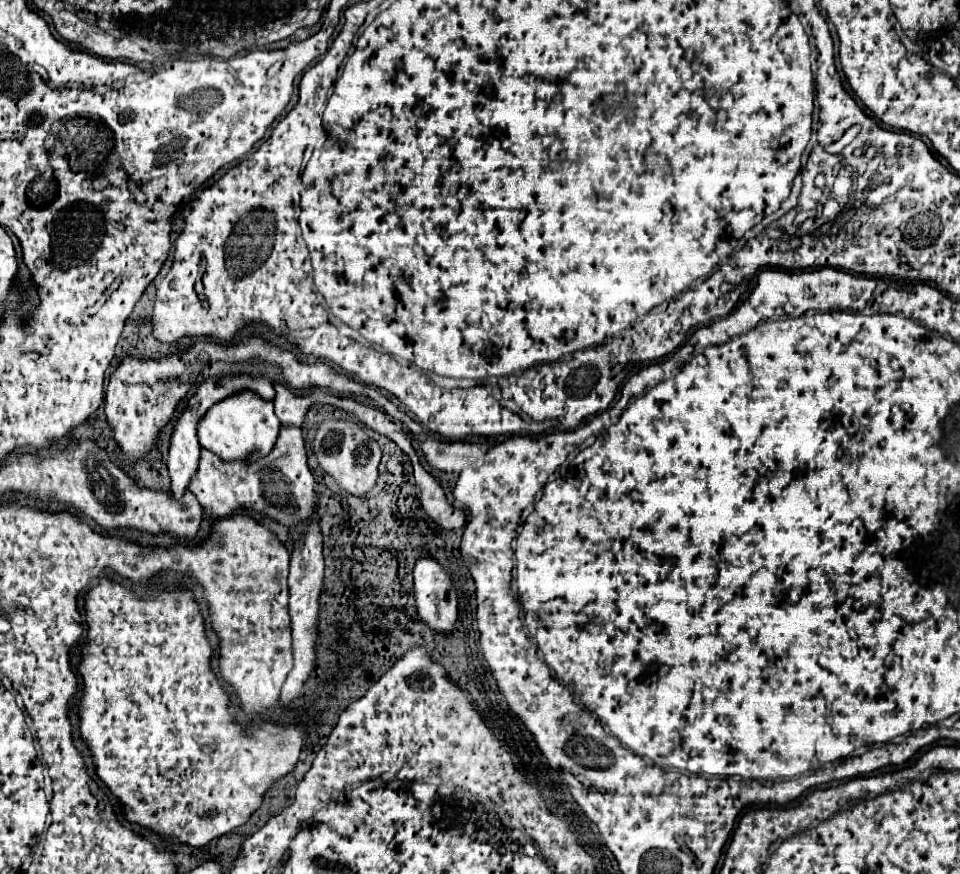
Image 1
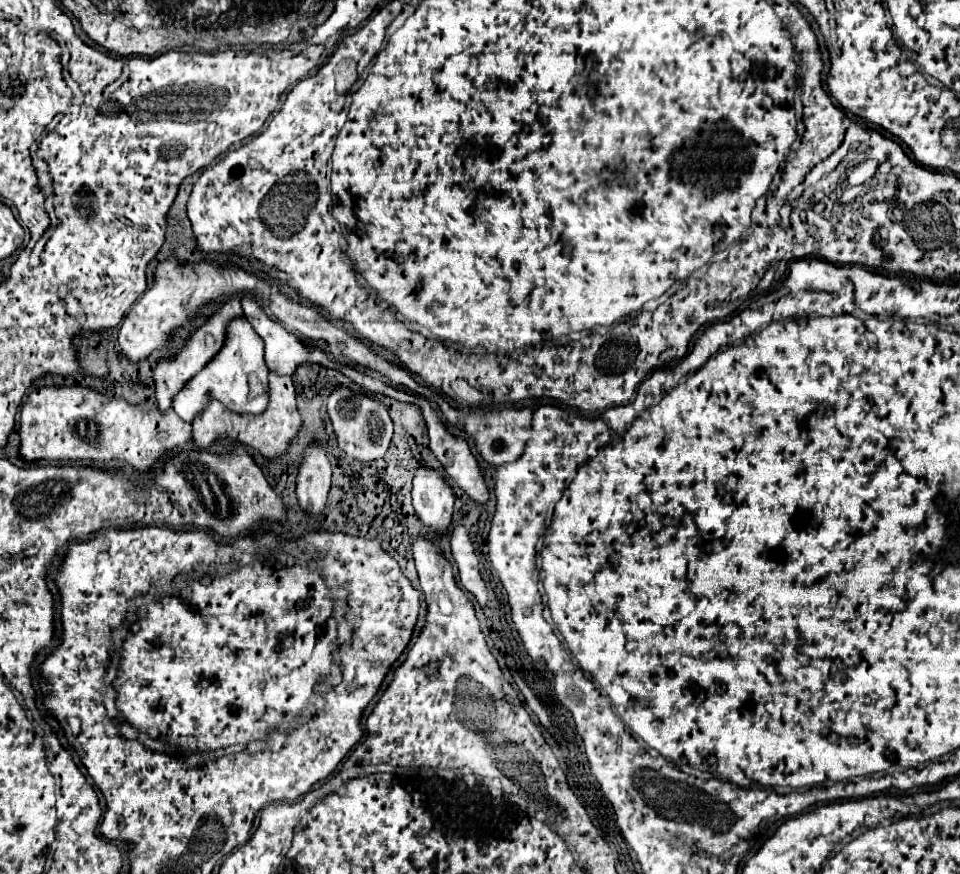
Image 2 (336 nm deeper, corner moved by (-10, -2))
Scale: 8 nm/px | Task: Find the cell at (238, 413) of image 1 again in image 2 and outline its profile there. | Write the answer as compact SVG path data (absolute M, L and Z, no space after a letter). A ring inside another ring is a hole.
M240 318L228 324L228 344L224 344L220 354L216 354L214 360L190 380L188 388L184 388L180 396L176 396L174 412L182 420L192 422L200 412L206 410L210 400L218 400L230 412L258 416L268 406L270 400L268 394L270 386L268 386L268 366L264 362L264 340L254 332L254 328L246 318Z

